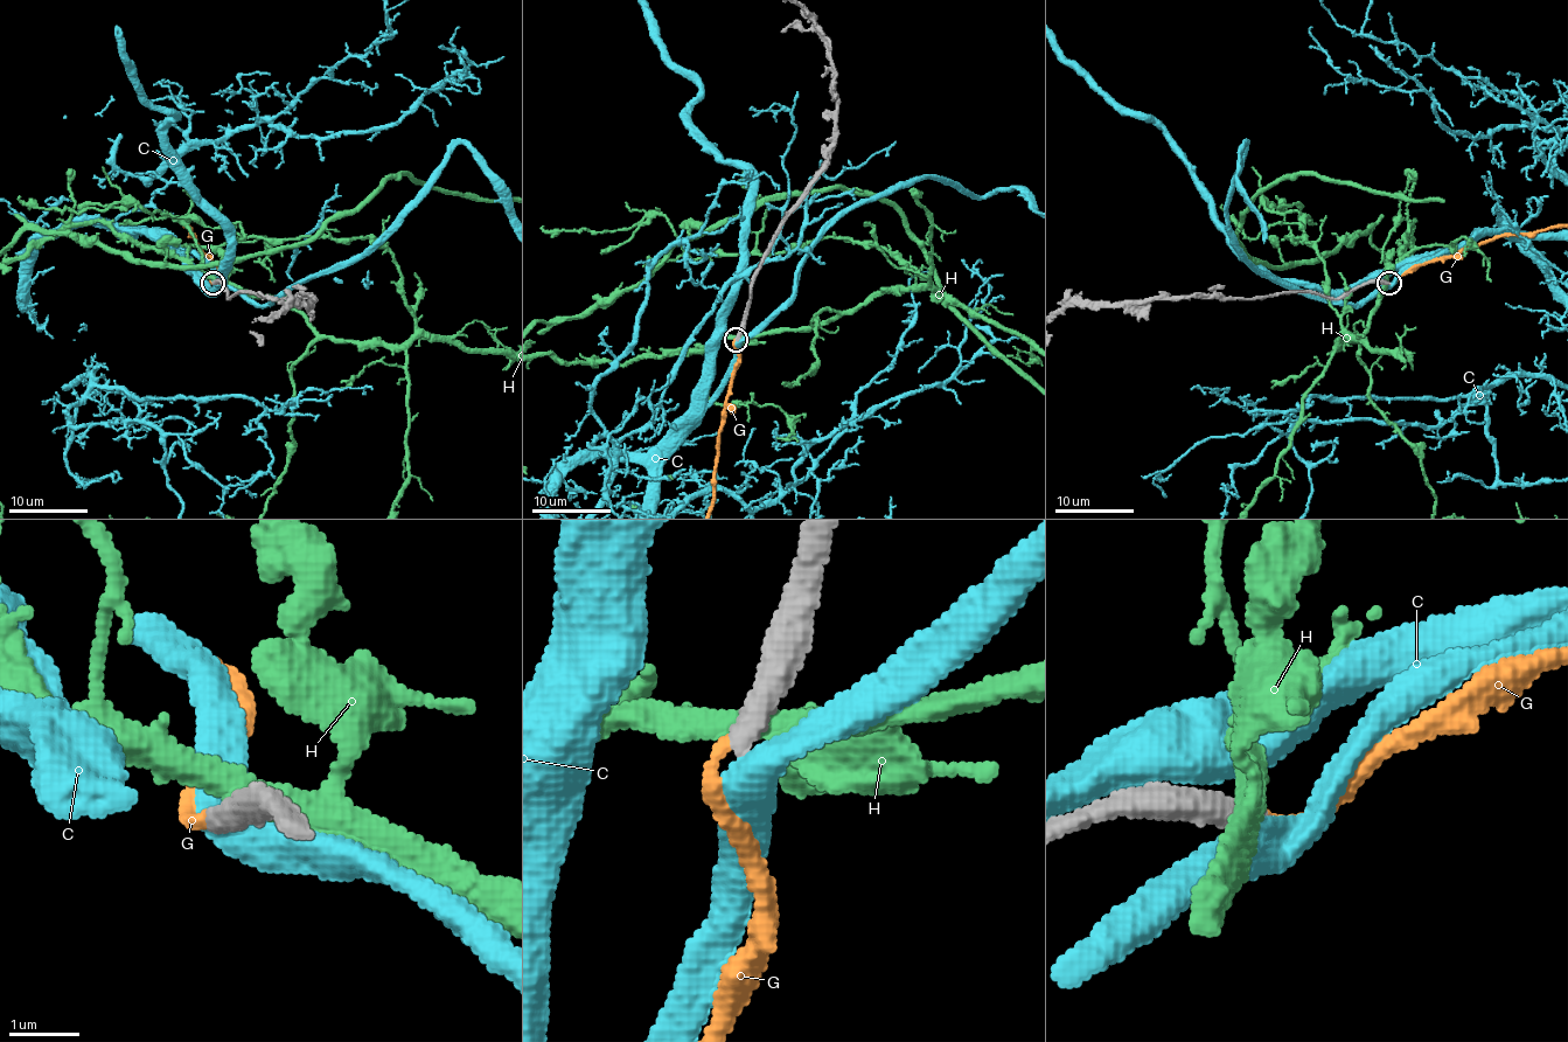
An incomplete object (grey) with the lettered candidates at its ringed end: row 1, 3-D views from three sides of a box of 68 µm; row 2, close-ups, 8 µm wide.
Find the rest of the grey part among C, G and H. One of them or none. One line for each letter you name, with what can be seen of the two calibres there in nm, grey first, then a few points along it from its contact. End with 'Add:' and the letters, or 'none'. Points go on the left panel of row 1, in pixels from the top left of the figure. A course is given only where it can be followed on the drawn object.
G: calibres 360 and 190 nm
Add: G

